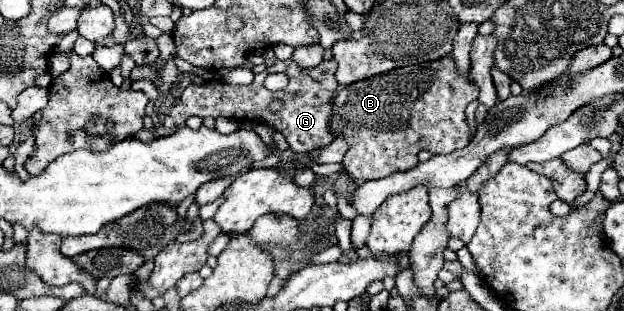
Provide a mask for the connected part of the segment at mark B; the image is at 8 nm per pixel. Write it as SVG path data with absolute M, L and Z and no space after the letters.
M452 57L440 59L436 63L398 67L388 73L364 79L360 83L340 87L332 109L332 133L344 135L350 143L350 149L342 161L344 169L348 171L348 175L352 175L356 183L366 183L372 179L382 179L382 177L400 173L400 171L410 171L412 167L418 165L418 153L422 149L428 149L438 155L464 149L466 145L470 145L474 137L466 123L464 109L474 99L478 99L476 83L468 79L460 79L460 75L456 75Z

